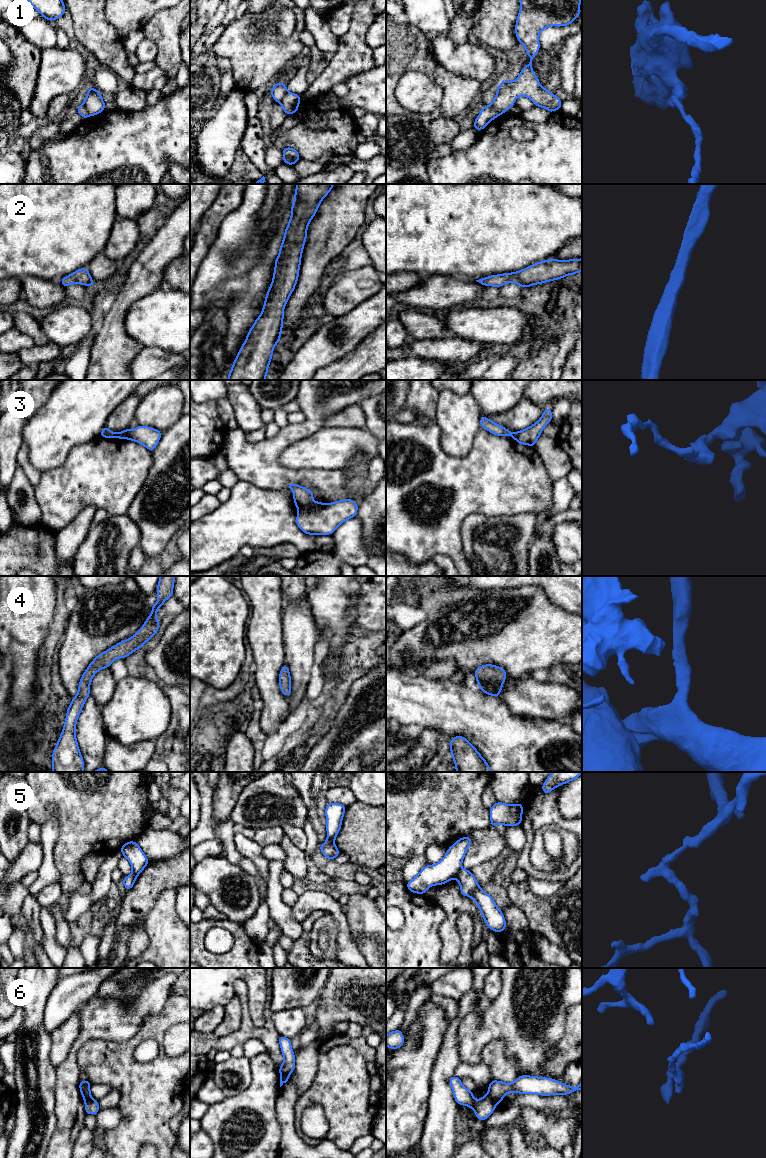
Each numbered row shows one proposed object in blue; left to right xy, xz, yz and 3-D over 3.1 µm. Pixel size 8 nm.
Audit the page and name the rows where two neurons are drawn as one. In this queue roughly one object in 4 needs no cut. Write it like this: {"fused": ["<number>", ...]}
{"fused": ["1", "3", "5", "6"]}

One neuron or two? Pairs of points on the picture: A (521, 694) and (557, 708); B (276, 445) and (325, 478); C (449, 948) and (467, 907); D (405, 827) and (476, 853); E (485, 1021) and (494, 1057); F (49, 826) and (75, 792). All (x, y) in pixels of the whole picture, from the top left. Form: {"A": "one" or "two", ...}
{"A": "one", "B": "one", "C": "one", "D": "two", "E": "two", "F": "two"}

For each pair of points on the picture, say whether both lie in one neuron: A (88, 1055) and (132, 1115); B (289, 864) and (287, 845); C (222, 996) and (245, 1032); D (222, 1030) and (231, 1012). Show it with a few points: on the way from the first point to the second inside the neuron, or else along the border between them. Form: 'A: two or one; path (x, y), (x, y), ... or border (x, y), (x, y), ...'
A: one; path (104, 1066), (132, 1094), (132, 1099)
B: one; path (289, 859), (289, 850)
C: two; border (243, 979), (235, 981), (234, 995)
D: one; path (226, 1026), (231, 1021), (231, 1016)

